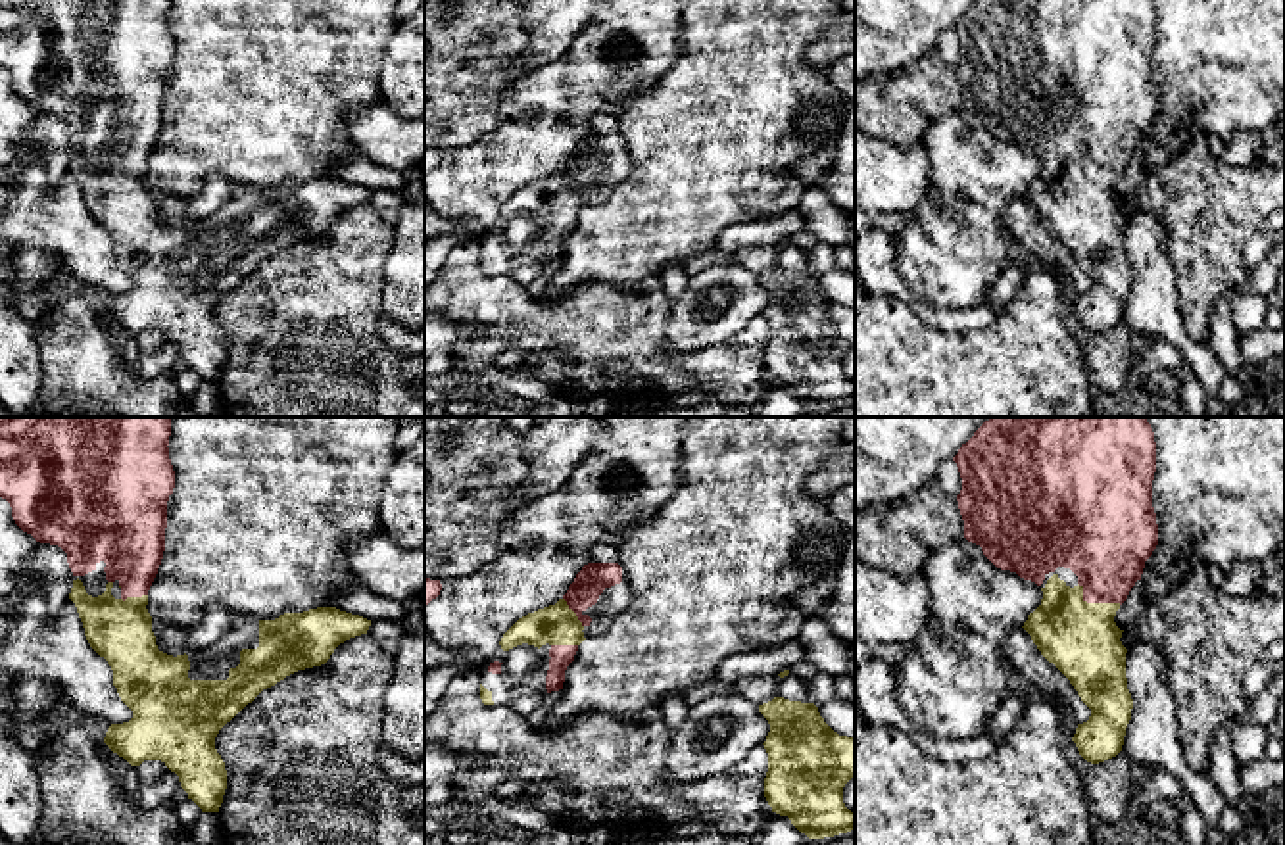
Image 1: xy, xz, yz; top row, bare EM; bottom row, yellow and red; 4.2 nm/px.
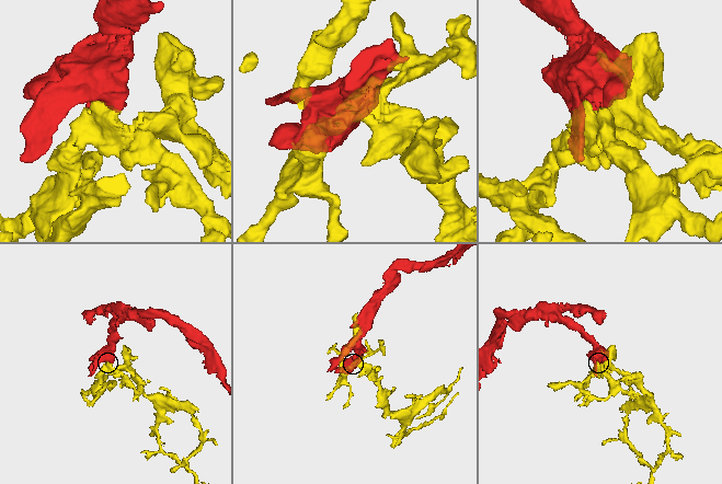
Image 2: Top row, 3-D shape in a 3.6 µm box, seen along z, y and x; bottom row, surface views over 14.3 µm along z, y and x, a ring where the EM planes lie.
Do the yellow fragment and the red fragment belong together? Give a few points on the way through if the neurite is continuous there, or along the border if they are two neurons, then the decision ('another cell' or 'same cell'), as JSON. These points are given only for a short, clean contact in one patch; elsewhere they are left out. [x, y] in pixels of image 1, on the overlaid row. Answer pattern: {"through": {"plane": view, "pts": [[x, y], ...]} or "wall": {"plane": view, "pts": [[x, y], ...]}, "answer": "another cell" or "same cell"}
{"answer": "same cell"}

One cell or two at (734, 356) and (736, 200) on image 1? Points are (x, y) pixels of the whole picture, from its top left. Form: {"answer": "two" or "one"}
{"answer": "two"}

